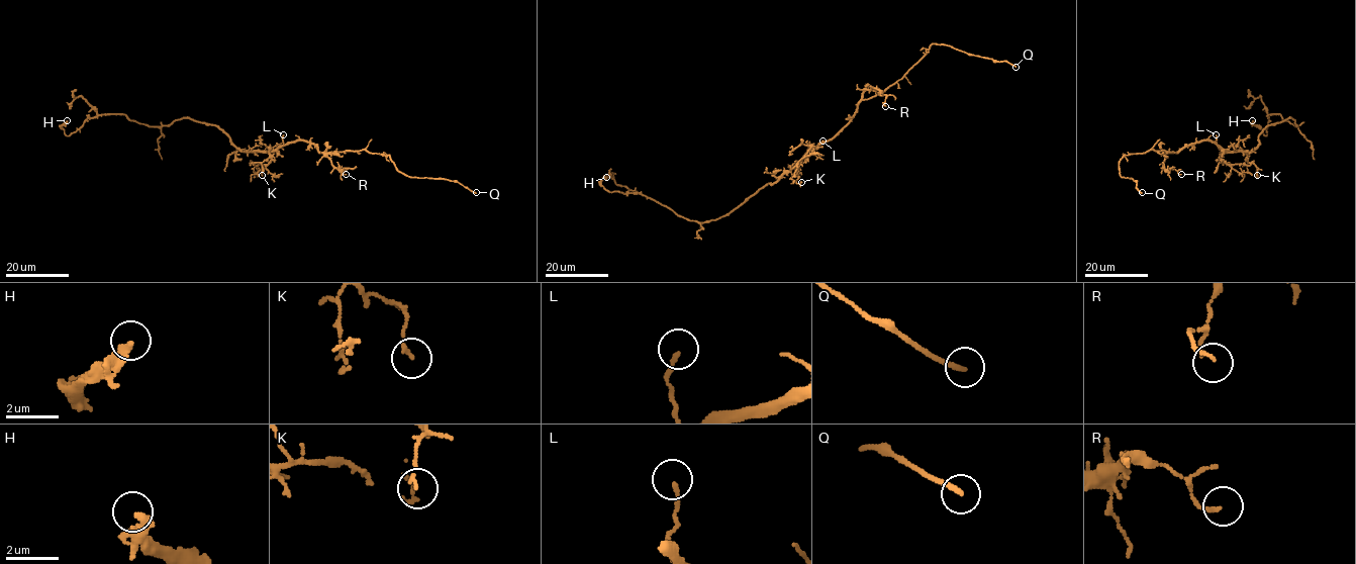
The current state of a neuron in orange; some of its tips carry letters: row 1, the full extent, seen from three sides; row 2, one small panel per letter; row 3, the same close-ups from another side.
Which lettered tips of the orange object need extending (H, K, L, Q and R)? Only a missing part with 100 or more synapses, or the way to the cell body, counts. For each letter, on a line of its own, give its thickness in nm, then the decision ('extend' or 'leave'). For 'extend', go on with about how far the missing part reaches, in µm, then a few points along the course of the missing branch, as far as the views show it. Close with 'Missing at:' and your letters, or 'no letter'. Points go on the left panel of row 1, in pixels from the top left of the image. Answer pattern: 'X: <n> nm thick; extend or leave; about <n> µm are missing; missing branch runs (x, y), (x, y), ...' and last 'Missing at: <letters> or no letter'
H: 300 nm thick; leave
K: 120 nm thick; leave
L: 150 nm thick; leave
Q: 190 nm thick; extend; about 20 µm are missing; missing branch runs (476, 192), (523, 193), (528, 188)
R: 120 nm thick; leave
Missing at: Q

